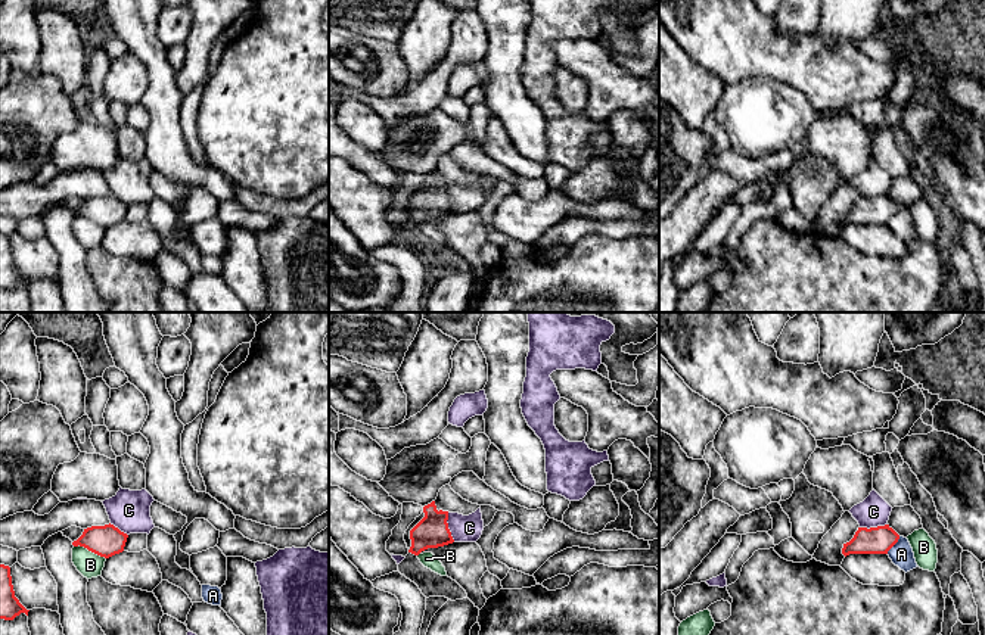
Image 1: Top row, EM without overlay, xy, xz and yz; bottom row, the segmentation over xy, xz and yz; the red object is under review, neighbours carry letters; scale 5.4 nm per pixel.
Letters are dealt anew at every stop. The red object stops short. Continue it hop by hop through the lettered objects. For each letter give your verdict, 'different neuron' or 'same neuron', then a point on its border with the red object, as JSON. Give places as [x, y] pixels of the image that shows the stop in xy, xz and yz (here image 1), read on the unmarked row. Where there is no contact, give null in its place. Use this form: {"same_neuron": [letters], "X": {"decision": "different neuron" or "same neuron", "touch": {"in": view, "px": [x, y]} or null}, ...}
{"same_neuron": [], "A": {"decision": "different neuron", "touch": {"in": "yz", "px": [894, 214]}}, "B": {"decision": "different neuron", "touch": {"in": "xy", "px": [90, 220]}}, "C": {"decision": "different neuron", "touch": {"in": "xz", "px": [447, 198]}}}

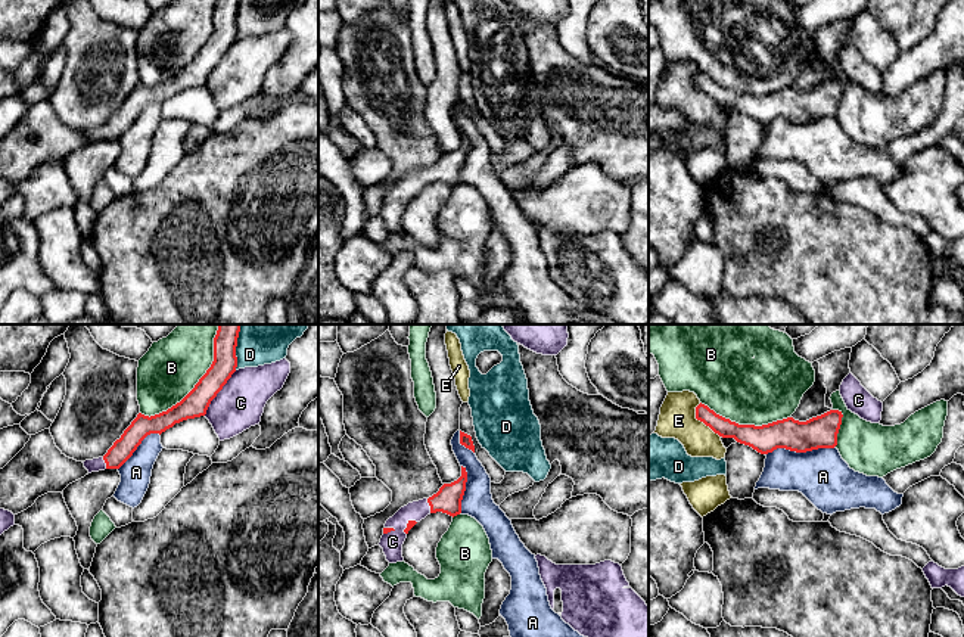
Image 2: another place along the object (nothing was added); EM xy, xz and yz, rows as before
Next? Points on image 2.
{"same_neuron": ["C"], "A": {"decision": "different neuron", "touch": {"in": "yz", "px": [799, 121]}}, "B": {"decision": "different neuron", "touch": {"in": "xy", "px": [195, 55]}}, "C": {"decision": "same neuron", "touch": {"in": "xy", "px": [218, 61]}}, "D": {"decision": "different neuron", "touch": {"in": "xy", "px": [235, 19]}}, "E": {"decision": "different neuron", "touch": {"in": "yz", "px": [700, 90]}}}

